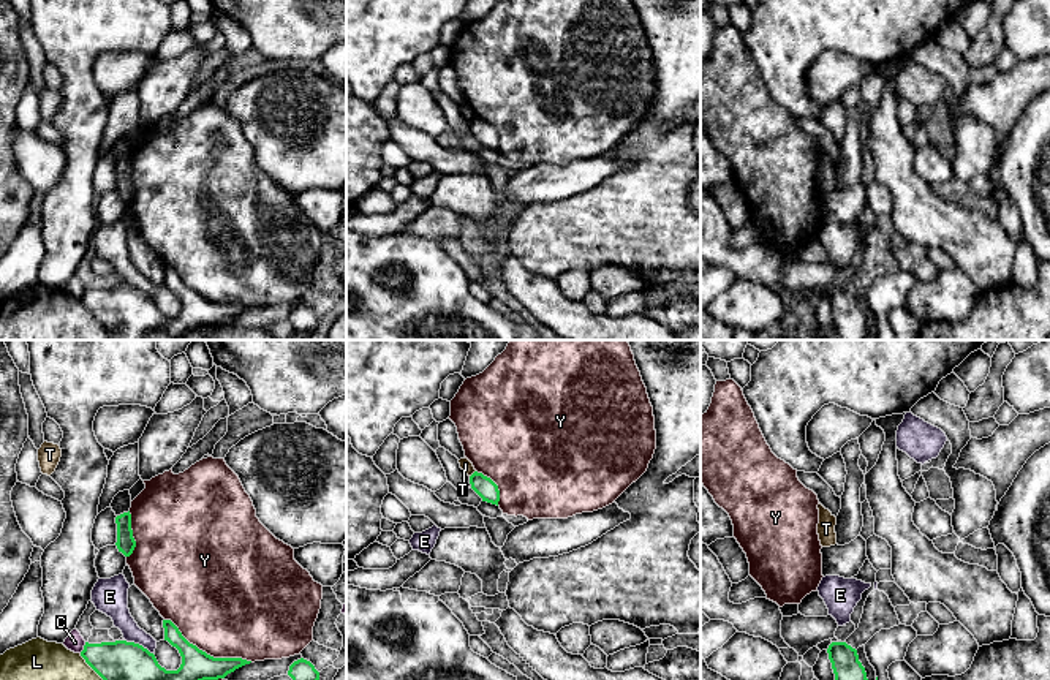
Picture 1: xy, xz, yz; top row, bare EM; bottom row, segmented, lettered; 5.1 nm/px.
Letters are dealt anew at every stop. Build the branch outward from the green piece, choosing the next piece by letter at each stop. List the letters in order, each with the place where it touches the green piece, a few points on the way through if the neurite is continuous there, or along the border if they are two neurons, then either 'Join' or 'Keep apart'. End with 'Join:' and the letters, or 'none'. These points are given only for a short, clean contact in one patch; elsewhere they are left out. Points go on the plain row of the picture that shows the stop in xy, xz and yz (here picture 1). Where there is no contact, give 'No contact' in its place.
C: Touches green at xy (84, 293). Boundary: xy (86, 288), (79, 298). Keep apart
E: Touches green at xy (138, 290). Keep apart
L: Touches green at xy (92, 313). Keep apart
T: Touches green at xz (473, 119). Boundary: xz (475, 116), (470, 122). Keep apart
Y: Touches green at xy (206, 299). Keep apart
Join: none

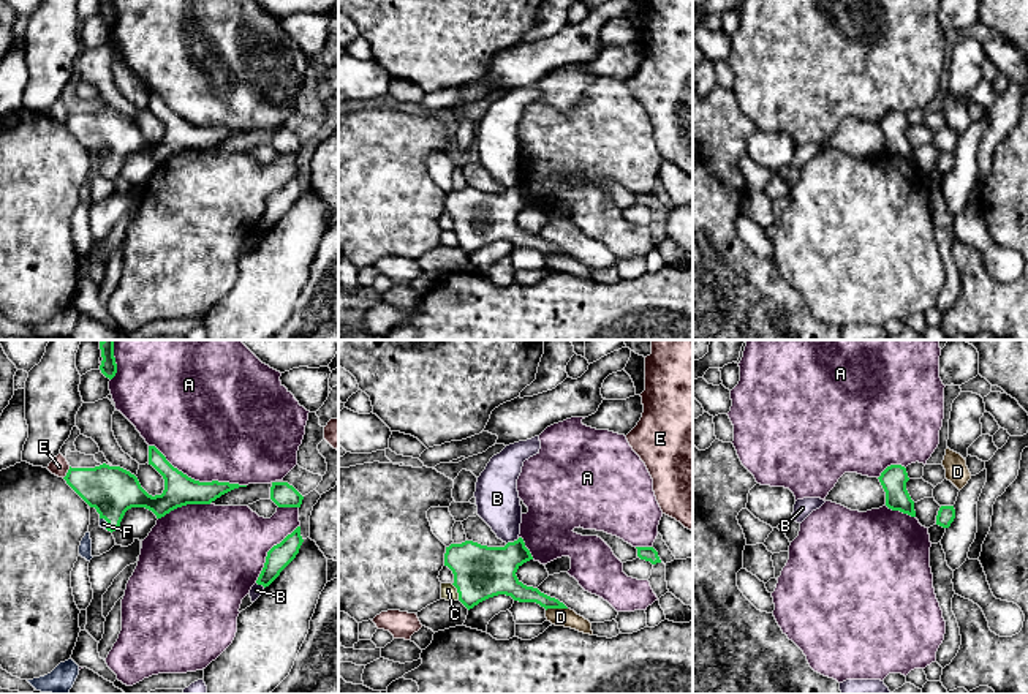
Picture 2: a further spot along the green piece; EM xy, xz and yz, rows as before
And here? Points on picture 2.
A: Touches green at xy (198, 127). Keep apart
B: Touches green at xz (514, 187). Keep apart
C: Touches green at xz (457, 237). Boundary: xz (451, 230), (459, 244). Keep apart
D: Touches green at xz (555, 253). Keep apart
E: Touches green at xy (67, 119). Boundary: xy (70, 113), (64, 124). Keep apart
F: Touches green at xy (106, 166). Path across: xy (113, 136), (106, 166), (103, 169). Join
Join: F

